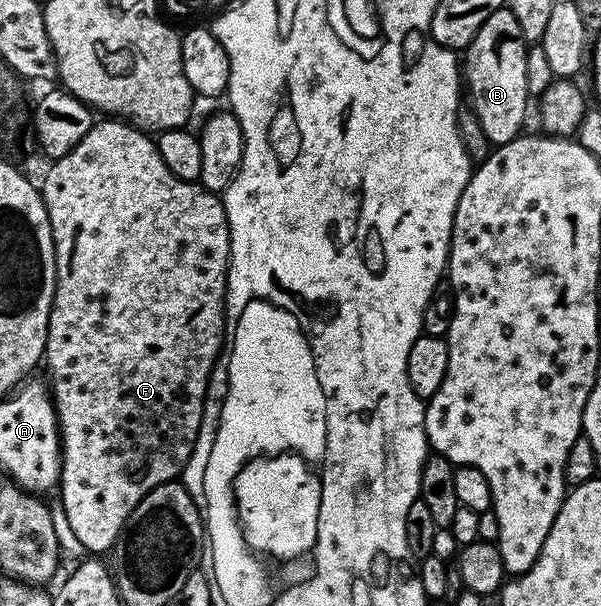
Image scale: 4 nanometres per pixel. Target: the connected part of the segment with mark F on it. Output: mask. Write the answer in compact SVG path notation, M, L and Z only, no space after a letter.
M104 118L101 120L104 120L101 124L100 121L93 123L92 129L86 134L86 138L82 138L82 142L78 142L78 146L74 146L74 150L70 150L70 154L53 160L47 165L49 167L48 173L44 176L44 184L42 183L42 195L46 206L46 214L50 218L50 230L54 242L54 254L56 255L56 289L54 290L52 309L48 319L43 363L48 364L49 377L47 376L47 379L50 381L52 400L56 403L56 420L60 424L60 483L58 493L60 492L60 504L64 507L64 520L68 523L73 538L88 551L85 552L88 554L104 554L113 548L116 545L116 540L120 537L122 526L126 526L126 518L130 518L134 506L138 506L138 502L142 502L142 498L146 498L146 494L150 494L150 490L154 490L154 486L162 486L166 482L177 479L188 468L188 459L194 450L194 442L198 438L198 430L202 422L204 399L208 396L208 383L212 377L212 367L215 366L216 360L221 356L222 349L226 344L226 301L228 299L228 257L230 256L230 234L228 233L228 219L226 218L223 199L217 193L208 192L200 187L199 183L183 180L174 174L170 174L170 170L166 170L166 162L162 162L162 154L158 154L155 139L147 131L141 130L120 118Z

